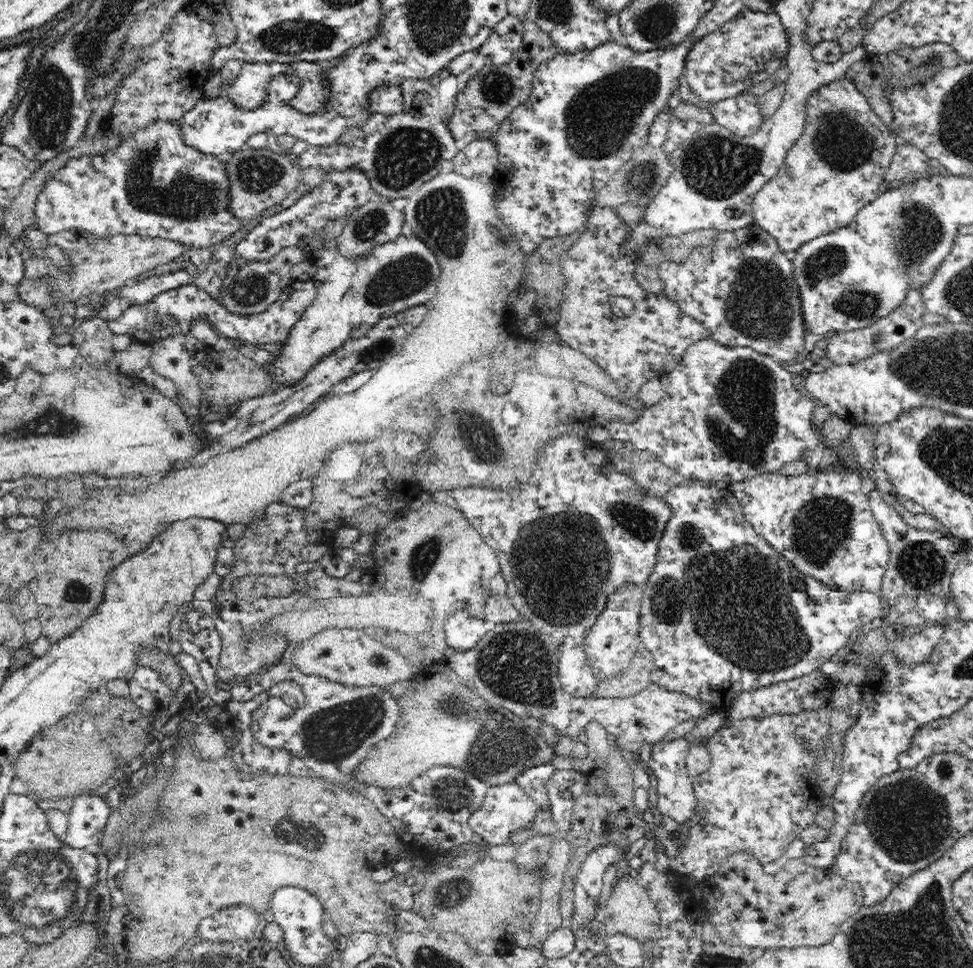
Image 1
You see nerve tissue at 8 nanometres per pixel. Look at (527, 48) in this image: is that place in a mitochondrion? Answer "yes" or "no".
no

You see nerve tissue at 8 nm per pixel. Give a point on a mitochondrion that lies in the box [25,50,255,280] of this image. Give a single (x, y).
(186, 197)

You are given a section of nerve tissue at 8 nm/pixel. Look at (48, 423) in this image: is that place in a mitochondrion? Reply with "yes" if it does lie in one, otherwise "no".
yes

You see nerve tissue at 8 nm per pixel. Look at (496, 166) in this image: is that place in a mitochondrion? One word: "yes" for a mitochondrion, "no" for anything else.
no

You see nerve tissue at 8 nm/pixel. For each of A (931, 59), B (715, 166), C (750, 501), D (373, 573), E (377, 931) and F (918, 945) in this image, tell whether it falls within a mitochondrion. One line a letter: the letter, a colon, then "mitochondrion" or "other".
A: mitochondrion
B: mitochondrion
C: other
D: other
E: other
F: mitochondrion

